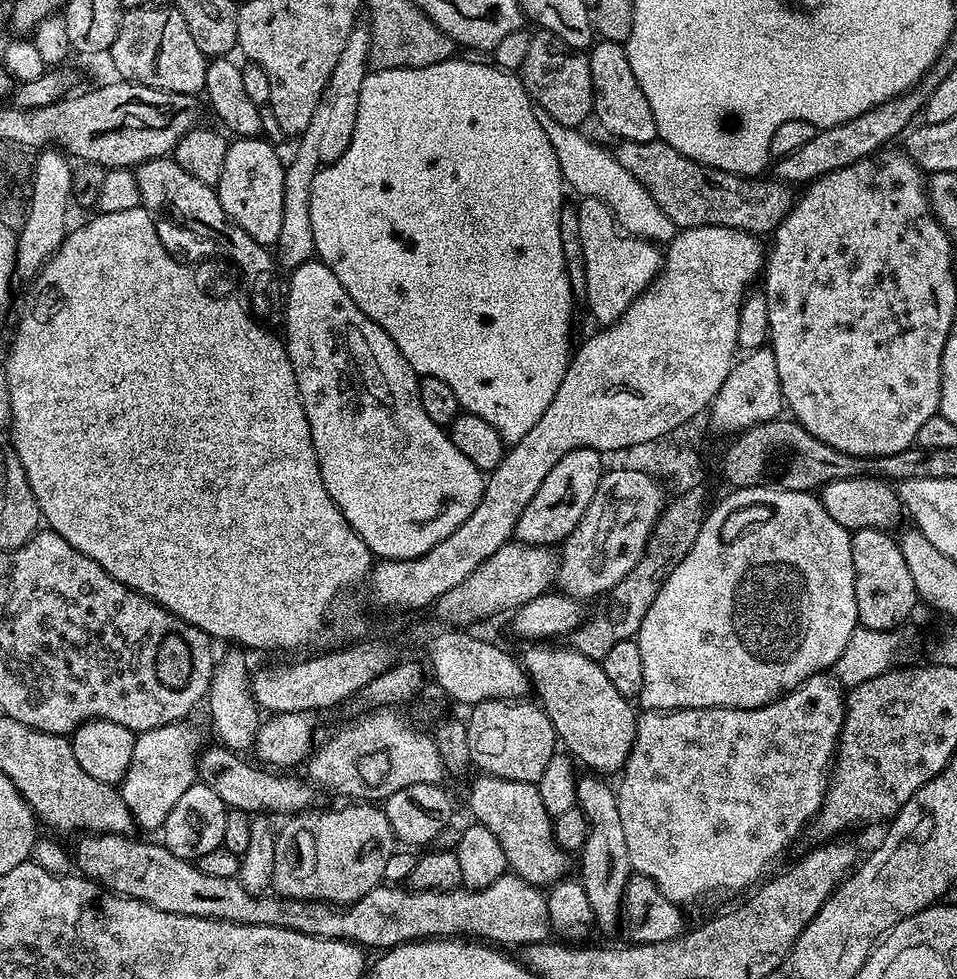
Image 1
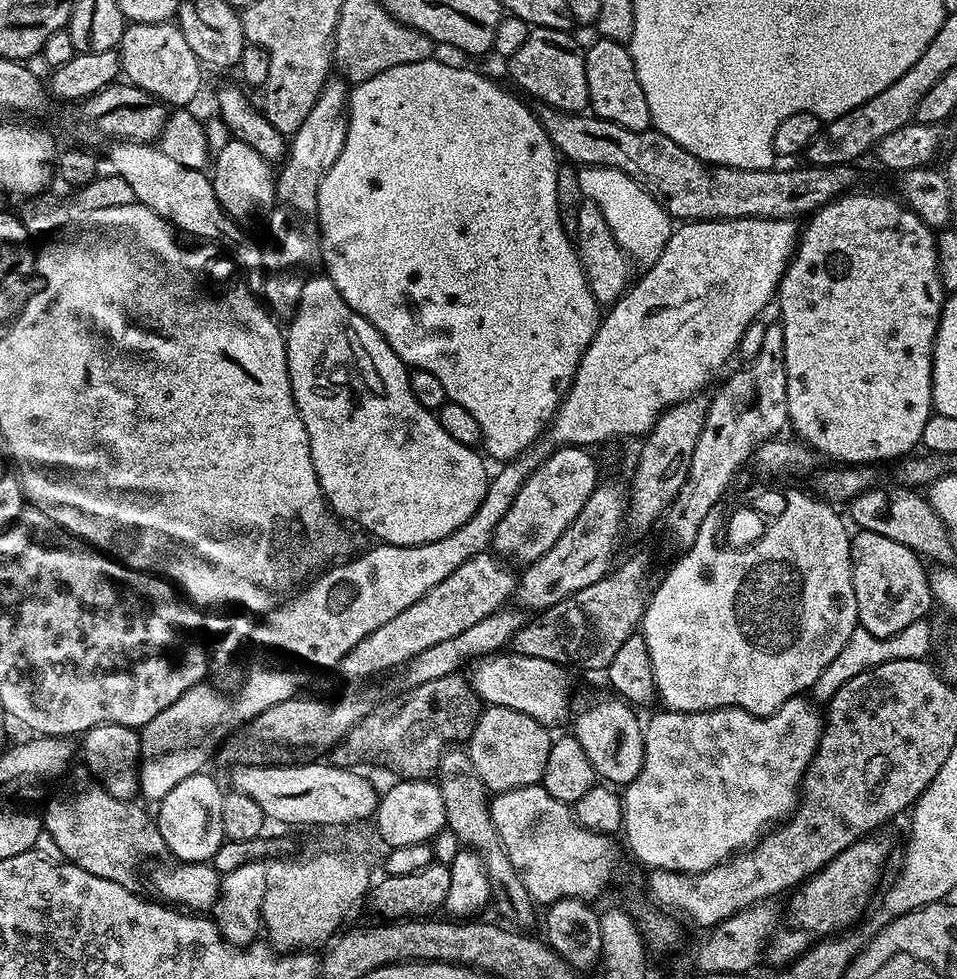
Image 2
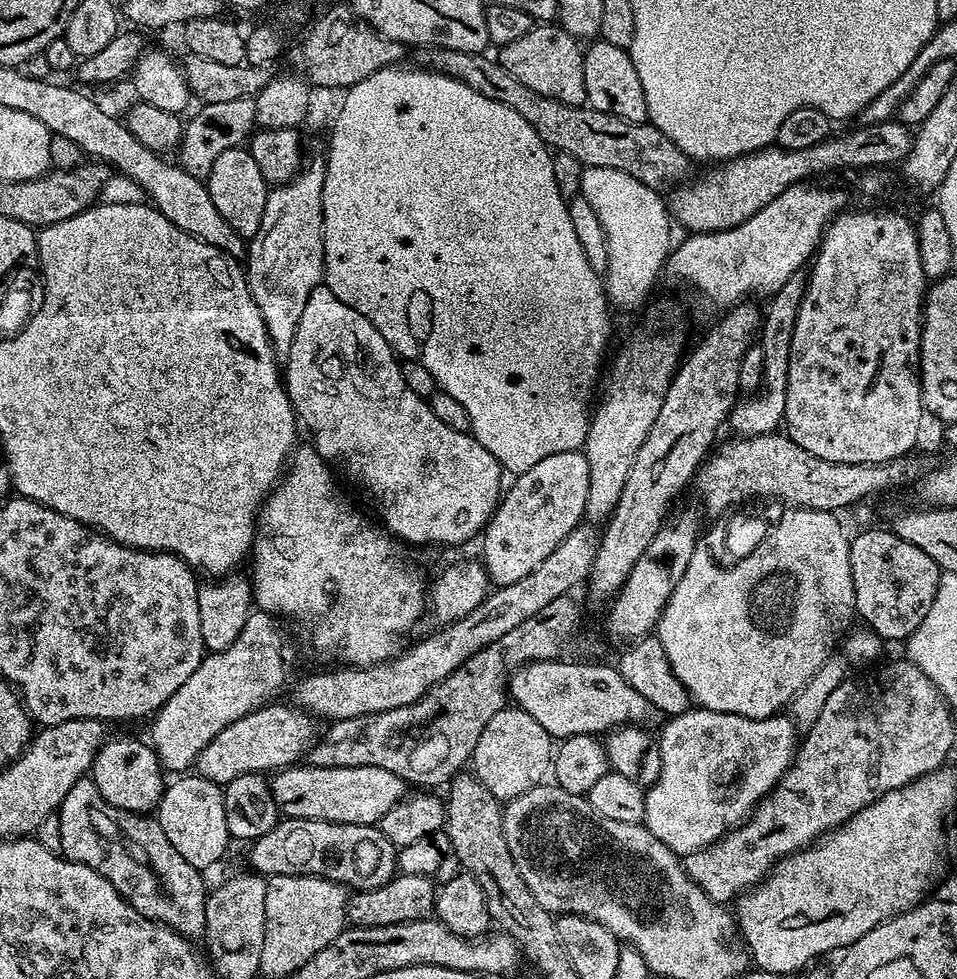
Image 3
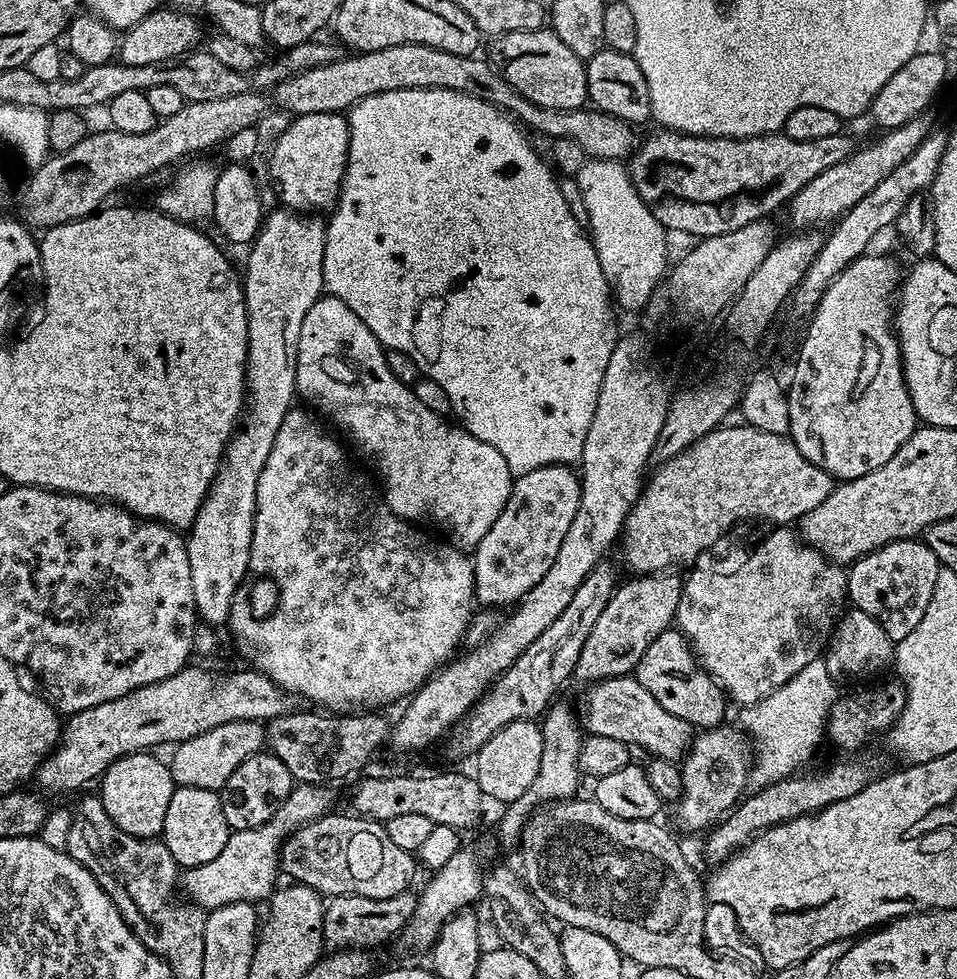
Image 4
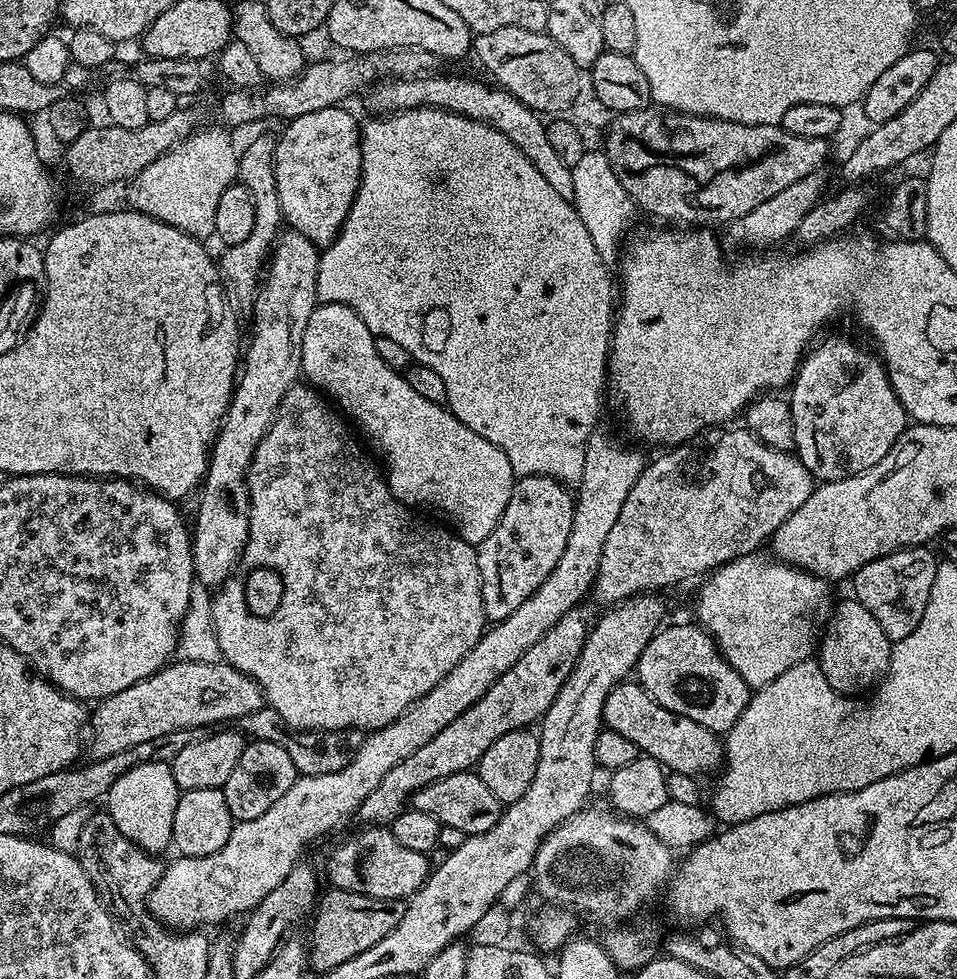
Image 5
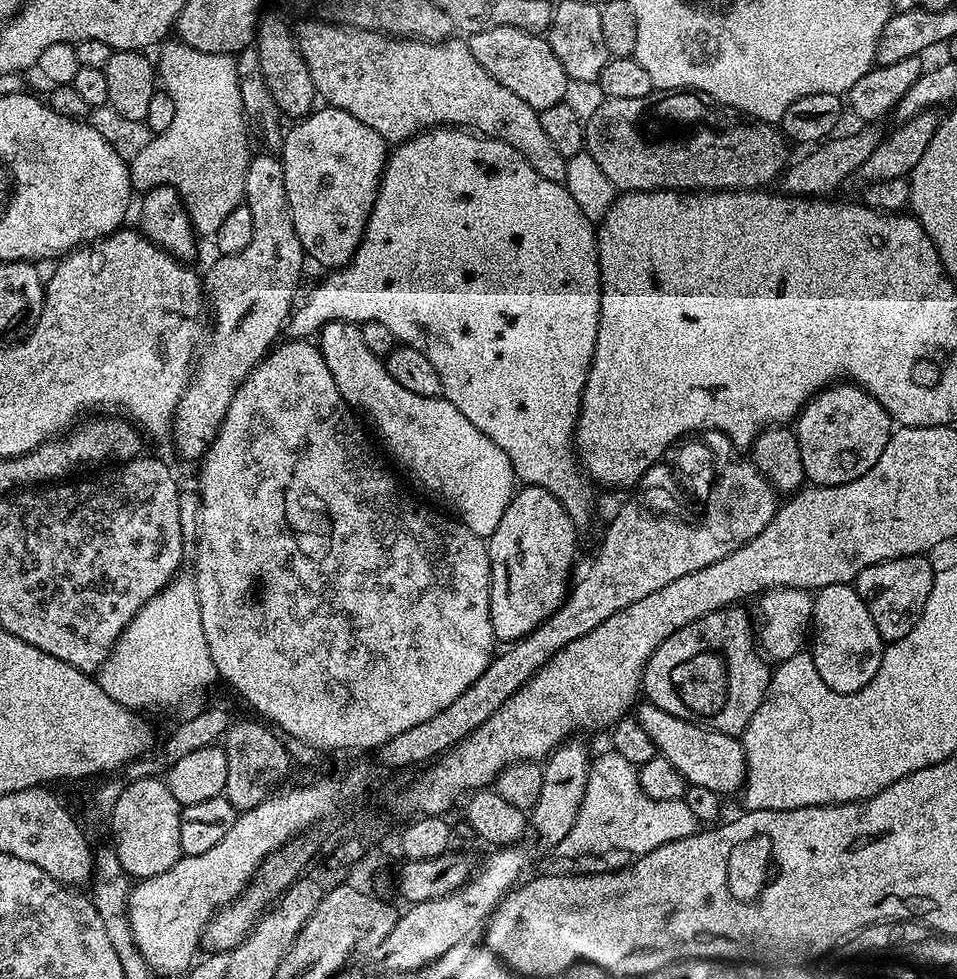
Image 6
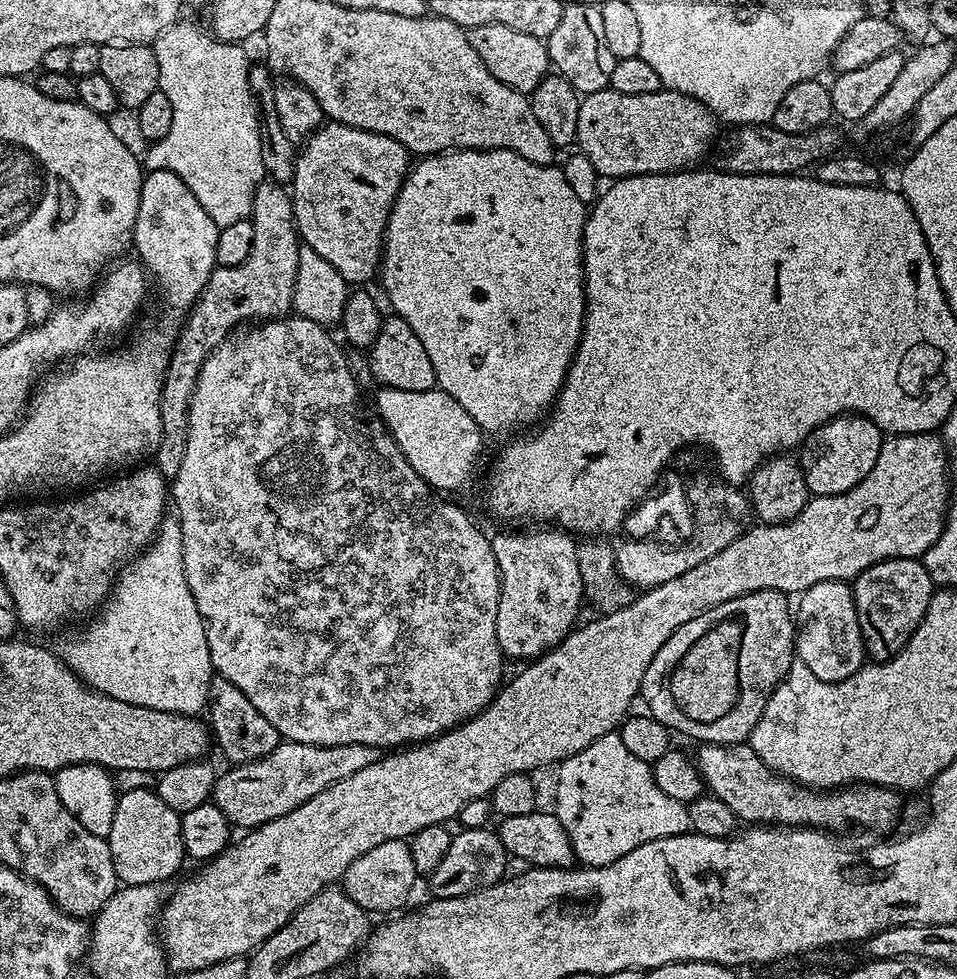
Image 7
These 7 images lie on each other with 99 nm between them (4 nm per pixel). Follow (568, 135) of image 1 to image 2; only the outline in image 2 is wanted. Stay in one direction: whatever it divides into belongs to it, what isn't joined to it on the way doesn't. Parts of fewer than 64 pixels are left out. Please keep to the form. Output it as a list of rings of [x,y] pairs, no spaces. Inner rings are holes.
[[[584,166],[579,173],[584,200],[602,210],[602,218],[606,218],[606,226],[610,226],[610,234],[614,234],[616,245],[635,263],[637,260],[643,266],[651,266],[662,250],[666,250],[666,242],[672,237],[673,217],[645,188],[638,186],[634,178],[622,174],[622,170]]]

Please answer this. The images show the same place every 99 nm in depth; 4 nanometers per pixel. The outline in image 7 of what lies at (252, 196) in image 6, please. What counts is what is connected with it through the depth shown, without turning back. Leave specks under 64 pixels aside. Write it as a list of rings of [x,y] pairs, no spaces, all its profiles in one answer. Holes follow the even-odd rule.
[[[265,179],[253,196],[250,219],[254,226],[254,246],[250,246],[246,262],[238,262],[238,266],[229,268],[218,266],[212,271],[202,294],[187,313],[188,321],[184,329],[180,336],[178,332],[172,346],[172,357],[164,372],[160,395],[164,429],[154,457],[155,467],[166,478],[176,476],[182,466],[182,454],[186,454],[188,441],[188,404],[192,401],[192,391],[196,389],[196,380],[200,377],[200,367],[208,355],[241,326],[287,317],[292,308],[302,242],[296,231],[296,219],[292,217],[289,189],[274,180]]]

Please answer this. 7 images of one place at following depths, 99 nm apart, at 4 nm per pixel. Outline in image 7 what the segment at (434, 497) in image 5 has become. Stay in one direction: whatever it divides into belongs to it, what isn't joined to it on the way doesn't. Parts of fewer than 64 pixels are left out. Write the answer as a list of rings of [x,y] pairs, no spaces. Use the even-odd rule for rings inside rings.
[[[381,387],[379,391],[374,411],[384,421],[394,442],[398,442],[398,450],[406,454],[406,462],[418,470],[430,487],[441,493],[452,494],[448,492],[466,487],[472,480],[472,471],[480,460],[486,439],[474,418],[439,387],[417,392]]]

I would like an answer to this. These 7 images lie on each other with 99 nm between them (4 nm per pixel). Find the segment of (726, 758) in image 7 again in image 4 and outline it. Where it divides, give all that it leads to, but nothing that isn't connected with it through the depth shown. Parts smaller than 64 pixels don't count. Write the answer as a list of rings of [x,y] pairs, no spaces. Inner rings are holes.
[[[635,675],[597,680],[589,688],[592,689],[584,700],[582,724],[591,735],[618,738],[618,742],[633,749],[645,748],[652,758],[680,762],[688,755],[694,739],[692,725],[678,718],[678,714],[670,714],[670,710],[658,706],[658,698],[654,698],[646,686],[637,682]]]

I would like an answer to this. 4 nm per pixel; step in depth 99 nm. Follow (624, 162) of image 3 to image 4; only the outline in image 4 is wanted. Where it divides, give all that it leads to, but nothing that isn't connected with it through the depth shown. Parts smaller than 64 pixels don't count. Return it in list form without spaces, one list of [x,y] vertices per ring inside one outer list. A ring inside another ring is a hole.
[[[403,44],[386,46],[373,52],[356,52],[348,57],[337,58],[329,64],[316,66],[291,76],[271,89],[270,96],[277,109],[293,117],[323,112],[339,112],[351,109],[353,104],[379,92],[406,90],[407,88],[445,88],[462,94],[470,94],[488,104],[511,114],[525,129],[533,128],[547,138],[570,138],[582,146],[585,157],[598,160],[624,162],[638,147],[637,129],[624,120],[605,112],[589,110],[587,107],[574,110],[550,110],[530,102],[487,59],[479,55],[463,56],[450,54],[441,48],[425,44]]]

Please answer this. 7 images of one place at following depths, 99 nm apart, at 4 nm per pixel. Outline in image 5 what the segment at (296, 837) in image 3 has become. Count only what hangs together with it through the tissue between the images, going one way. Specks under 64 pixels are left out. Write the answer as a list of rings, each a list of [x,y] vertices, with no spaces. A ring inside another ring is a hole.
[[[368,826],[365,832],[356,832],[349,840],[344,840],[328,856],[328,880],[332,888],[347,888],[350,892],[366,894],[370,898],[382,898],[383,900],[407,901],[428,880],[430,873],[429,857],[422,852],[409,850],[407,846],[401,846],[398,838],[384,826]]]

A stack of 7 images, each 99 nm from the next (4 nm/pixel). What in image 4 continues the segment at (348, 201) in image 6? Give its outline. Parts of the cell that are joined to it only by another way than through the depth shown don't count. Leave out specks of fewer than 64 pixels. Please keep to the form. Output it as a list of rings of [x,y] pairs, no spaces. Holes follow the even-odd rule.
[[[323,112],[322,114],[306,114],[289,119],[286,130],[278,142],[271,145],[267,153],[268,180],[277,201],[281,200],[285,209],[301,214],[315,213],[315,208],[331,209],[340,198],[340,188],[344,184],[344,171],[348,165],[348,133],[347,119],[339,112]]]

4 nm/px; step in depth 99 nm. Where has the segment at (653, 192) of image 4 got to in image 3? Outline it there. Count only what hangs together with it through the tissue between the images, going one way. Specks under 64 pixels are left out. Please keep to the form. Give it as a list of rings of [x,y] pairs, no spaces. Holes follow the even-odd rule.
[[[893,118],[881,124],[865,123],[863,127],[854,129],[849,136],[833,134],[818,146],[806,146],[806,150],[785,152],[779,146],[769,146],[761,152],[751,152],[717,163],[709,167],[712,169],[705,180],[685,182],[667,197],[671,219],[679,227],[681,224],[688,228],[684,230],[692,234],[721,232],[758,214],[758,210],[774,202],[774,198],[778,198],[778,194],[782,194],[791,184],[808,182],[813,179],[811,176],[820,176],[823,172],[840,172],[843,168],[863,170],[884,168],[888,164],[899,165],[910,154],[914,132],[909,125],[900,123],[899,119]]]

